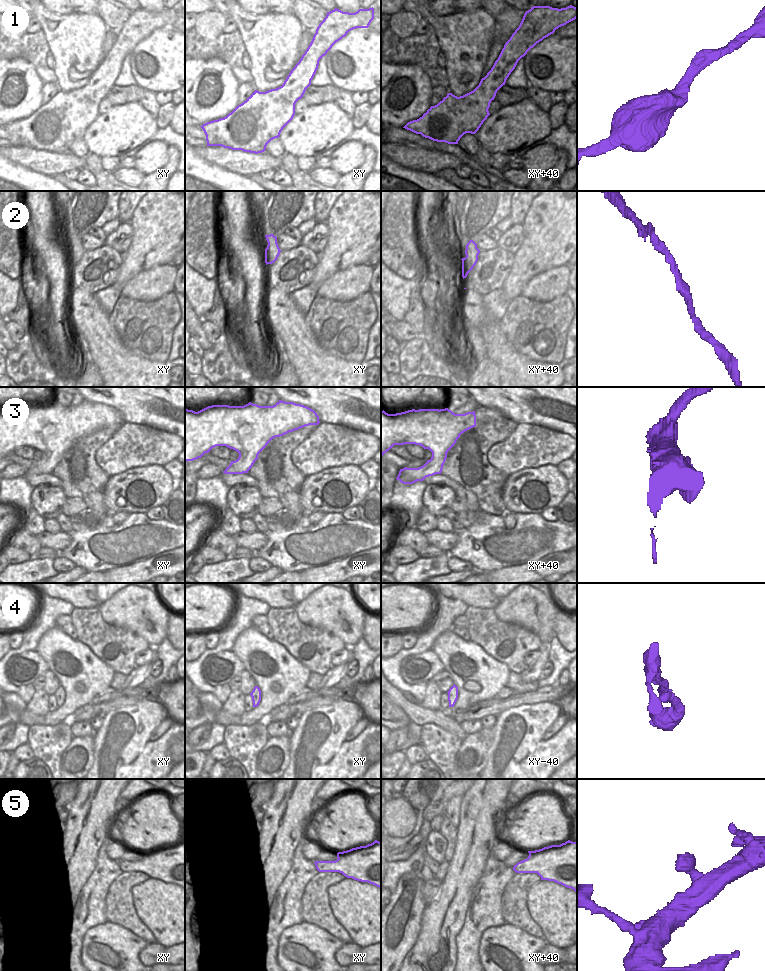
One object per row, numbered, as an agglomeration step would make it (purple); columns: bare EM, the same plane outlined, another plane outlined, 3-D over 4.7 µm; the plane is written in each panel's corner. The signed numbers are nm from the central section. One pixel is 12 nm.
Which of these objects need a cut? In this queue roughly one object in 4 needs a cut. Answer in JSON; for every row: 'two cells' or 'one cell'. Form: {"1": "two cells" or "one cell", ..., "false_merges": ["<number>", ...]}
{"1": "one cell", "2": "one cell", "3": "one cell", "4": "one cell", "5": "one cell", "false_merges": []}

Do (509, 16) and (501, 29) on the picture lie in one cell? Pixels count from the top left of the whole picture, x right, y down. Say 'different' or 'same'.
same

